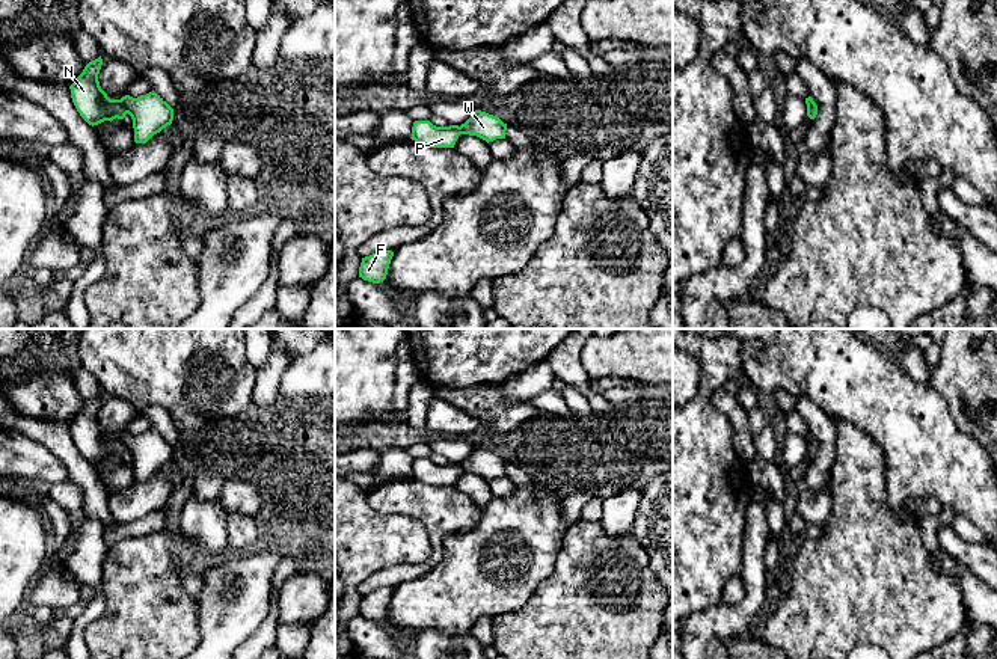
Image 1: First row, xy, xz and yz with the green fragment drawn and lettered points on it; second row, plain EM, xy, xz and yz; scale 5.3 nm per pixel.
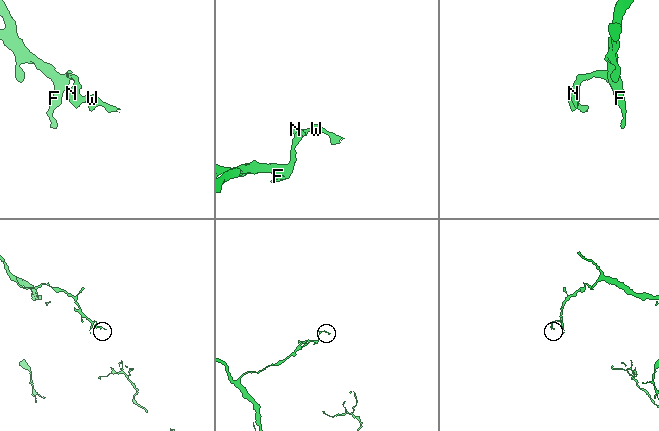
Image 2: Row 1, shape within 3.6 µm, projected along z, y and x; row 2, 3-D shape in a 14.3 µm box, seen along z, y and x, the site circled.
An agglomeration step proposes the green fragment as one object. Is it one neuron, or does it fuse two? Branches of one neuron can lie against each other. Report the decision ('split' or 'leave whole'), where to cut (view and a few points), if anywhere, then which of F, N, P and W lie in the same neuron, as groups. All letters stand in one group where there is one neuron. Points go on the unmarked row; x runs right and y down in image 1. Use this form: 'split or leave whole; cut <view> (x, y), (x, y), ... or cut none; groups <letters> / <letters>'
split; cut xy (119, 438), (127, 450); groups F N P / W

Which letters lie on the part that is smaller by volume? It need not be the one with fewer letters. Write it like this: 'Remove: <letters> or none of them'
Remove: W

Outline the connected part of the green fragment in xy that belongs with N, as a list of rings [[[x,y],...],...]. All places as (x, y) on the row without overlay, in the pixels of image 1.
[[[101,394],[89,400],[83,410],[69,424],[77,449],[92,464],[104,458],[112,460],[116,455],[124,457],[127,452],[121,437],[110,437],[101,427],[98,419],[101,403]]]

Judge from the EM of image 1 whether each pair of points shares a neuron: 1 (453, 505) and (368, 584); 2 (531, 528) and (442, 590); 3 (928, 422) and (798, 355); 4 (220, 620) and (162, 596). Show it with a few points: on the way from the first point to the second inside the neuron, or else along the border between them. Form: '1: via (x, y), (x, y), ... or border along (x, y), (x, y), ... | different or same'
1: via (436, 534), (435, 557), (415, 572), (397, 575) | same
2: via (507, 527), (484, 537), (466, 566) | same
3: via (899, 410), (831, 367) | same
4: border along (193, 599), (198, 608), (199, 643) | different

